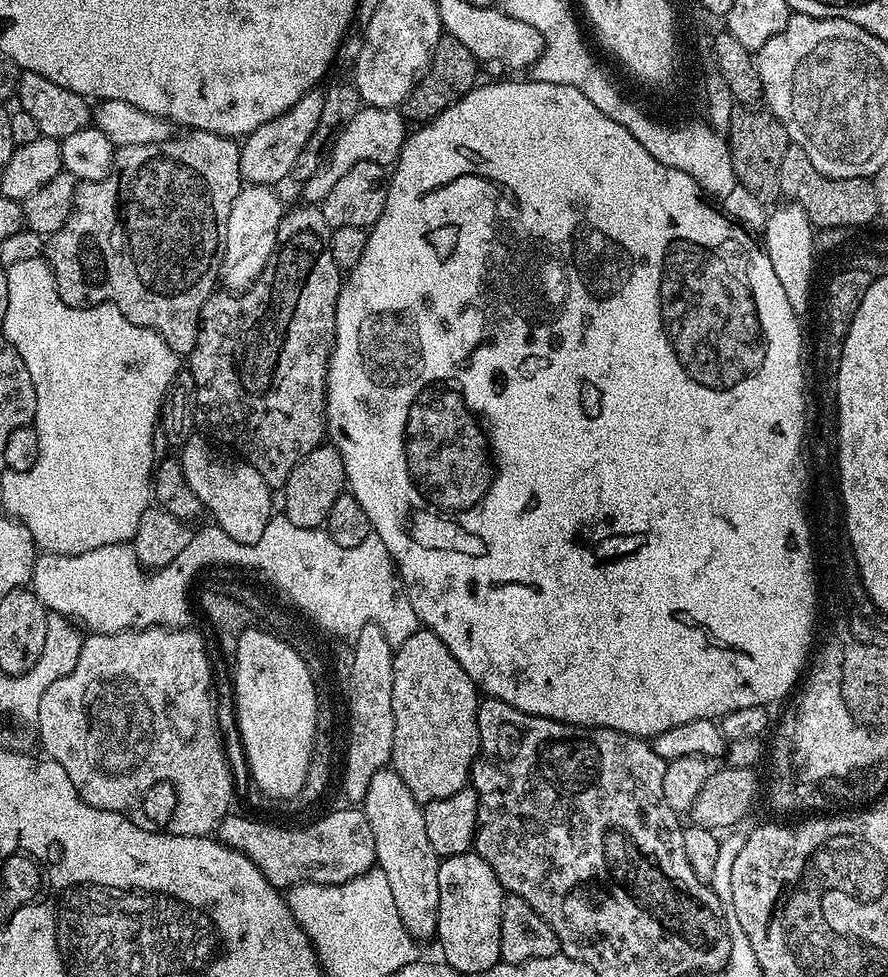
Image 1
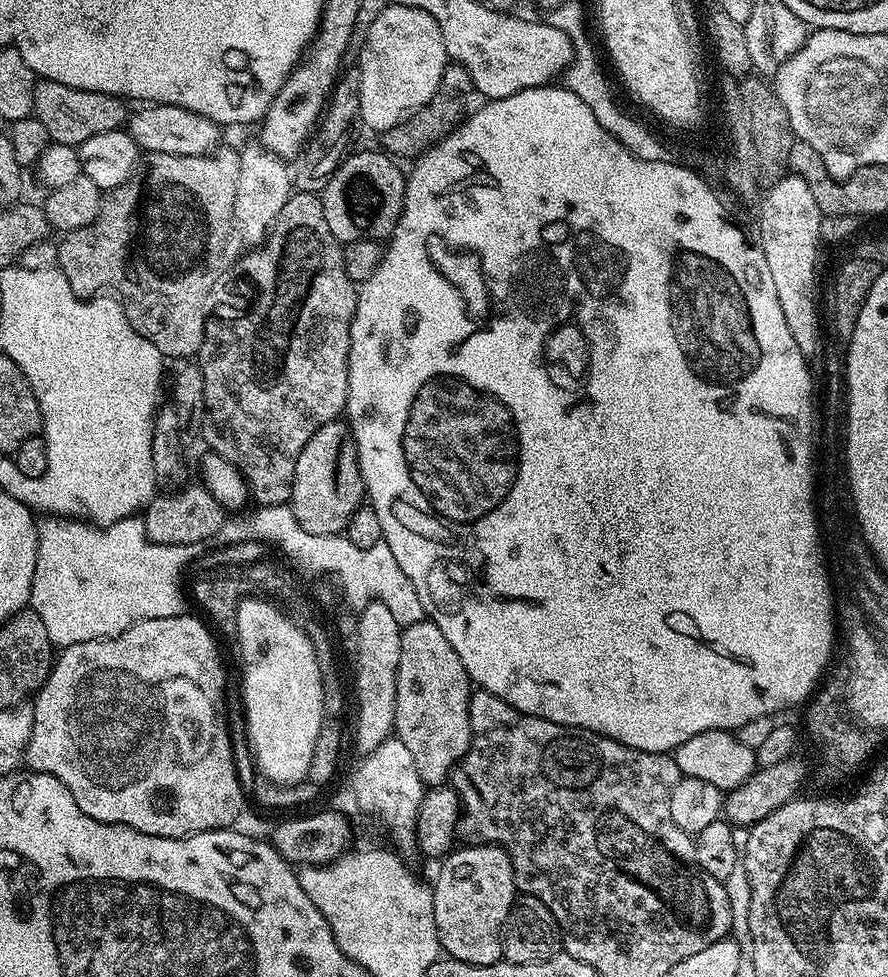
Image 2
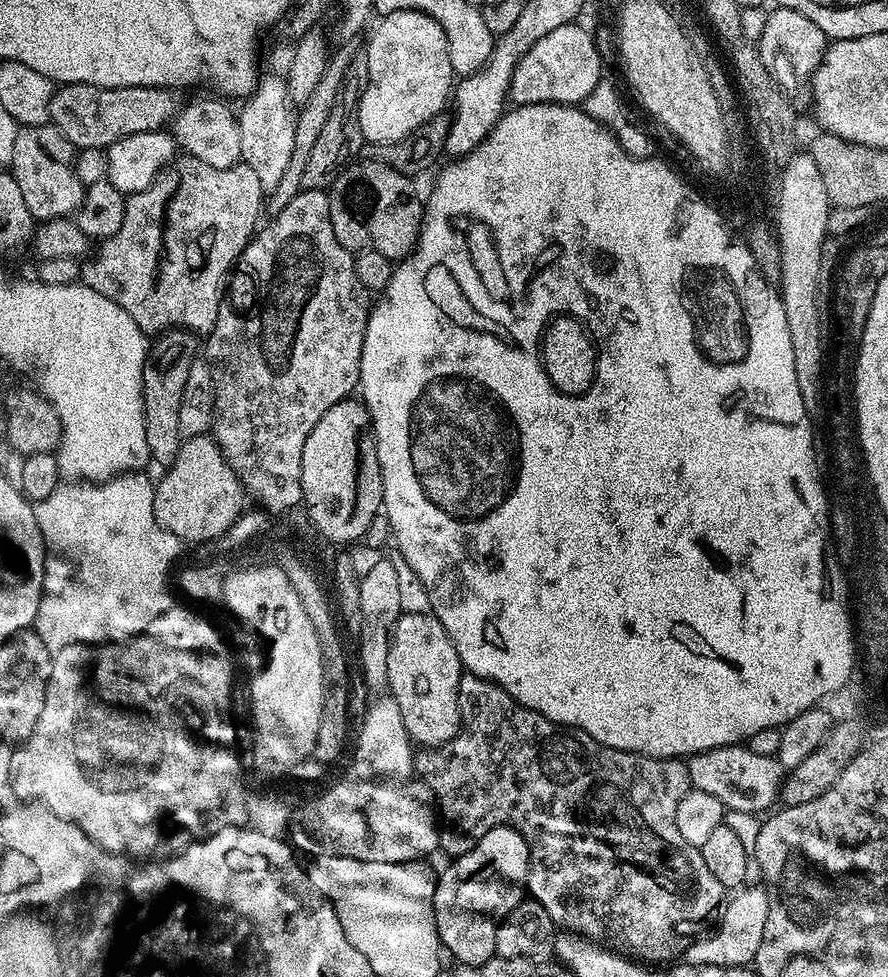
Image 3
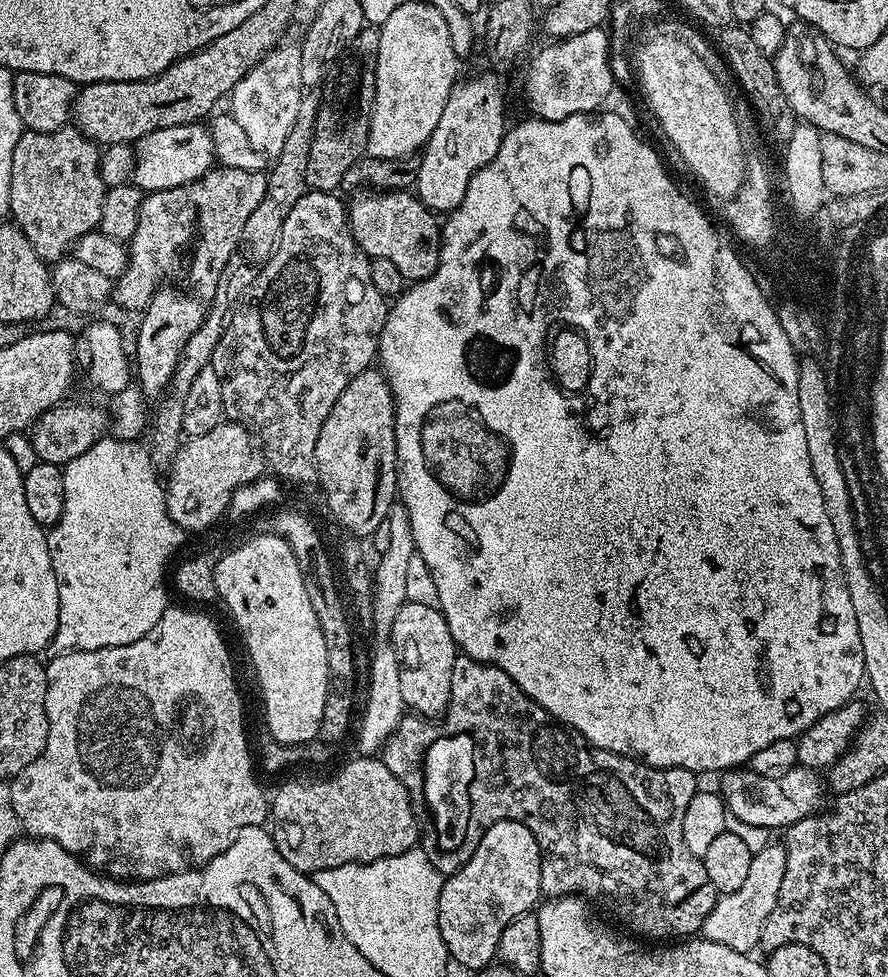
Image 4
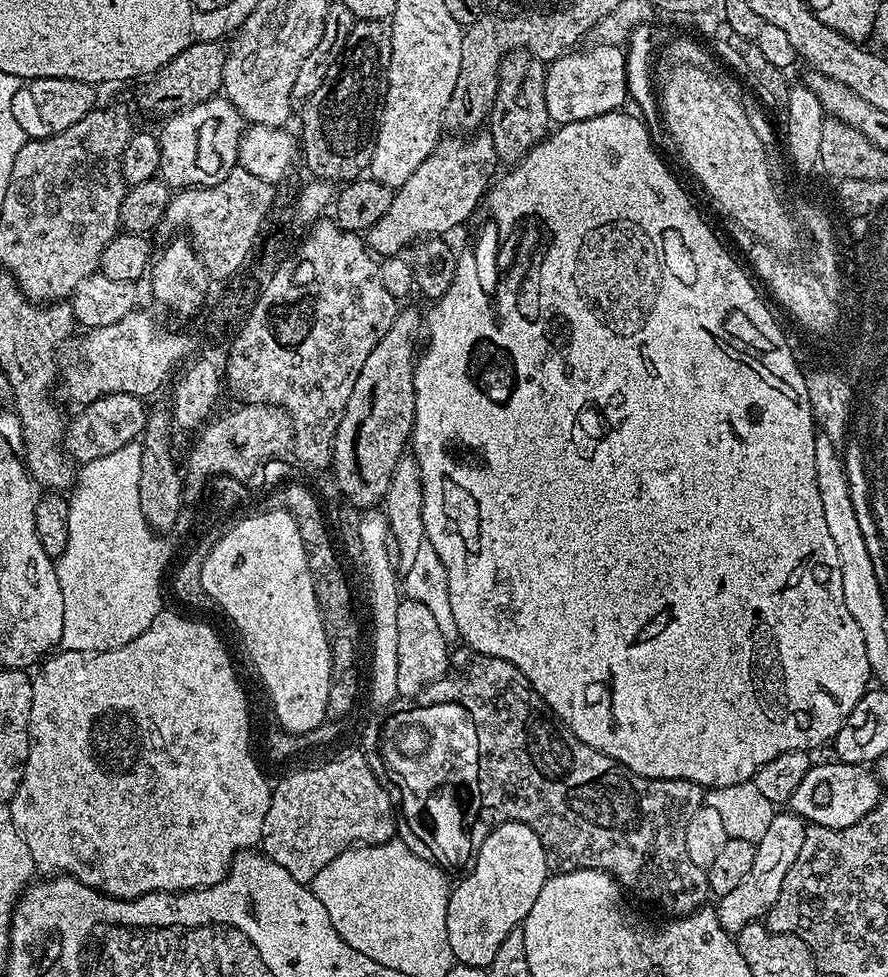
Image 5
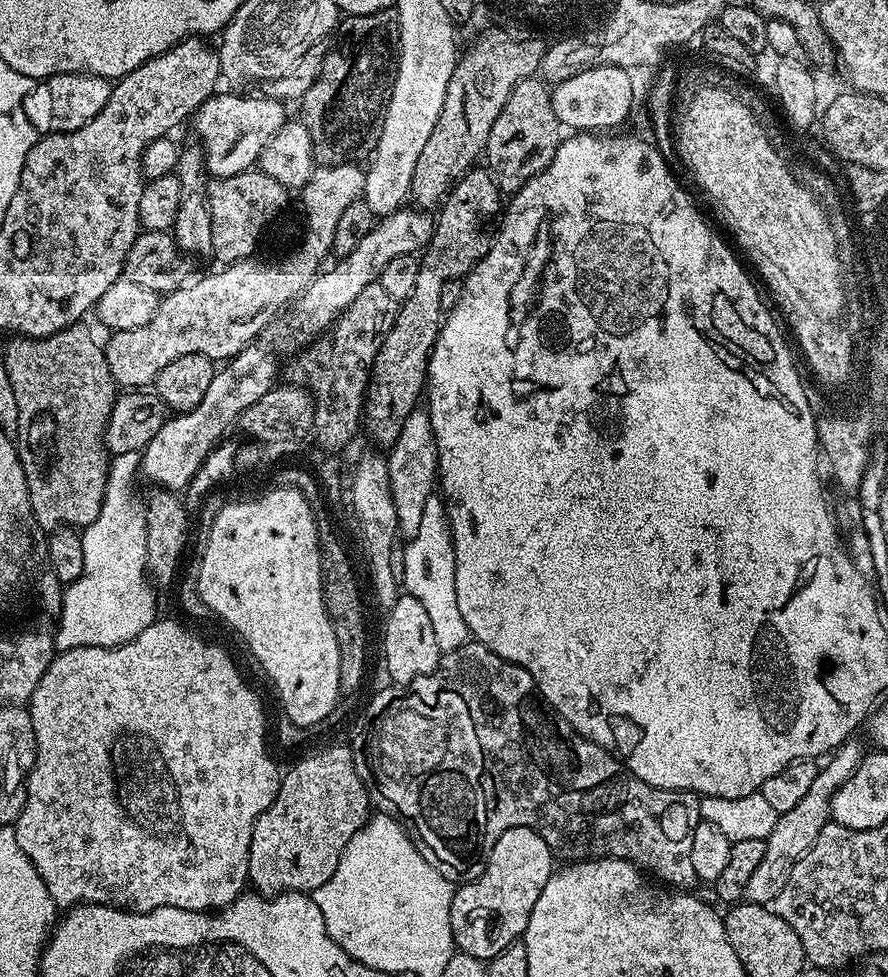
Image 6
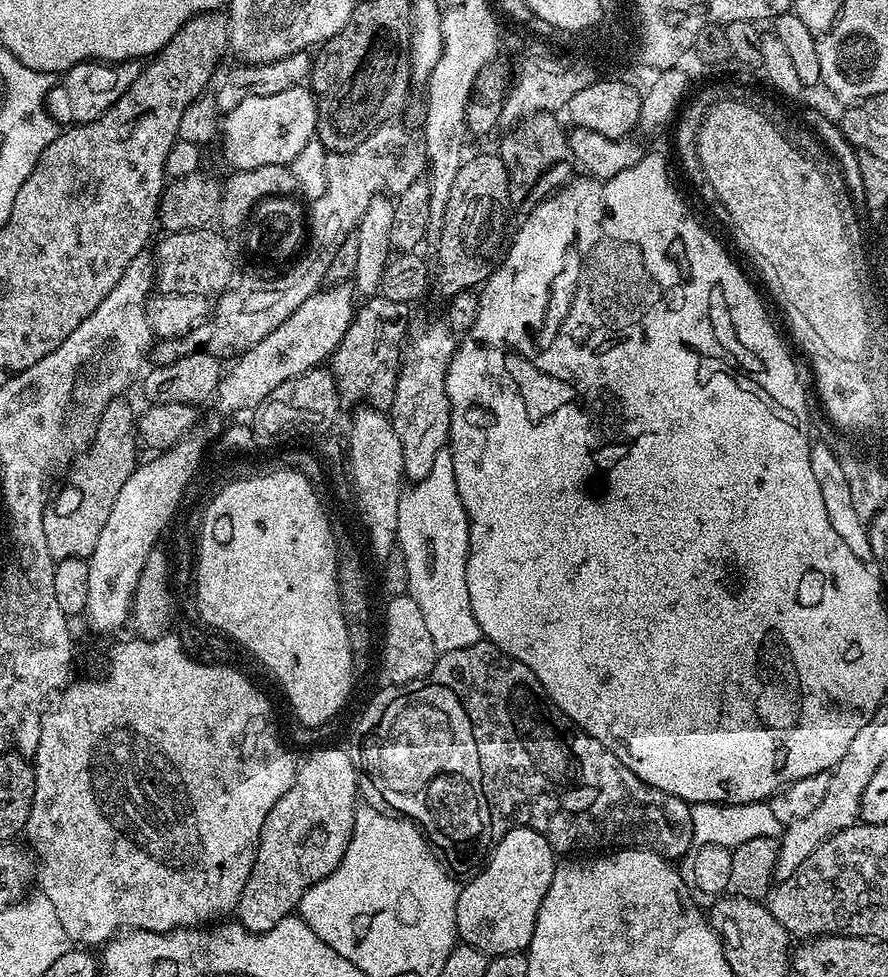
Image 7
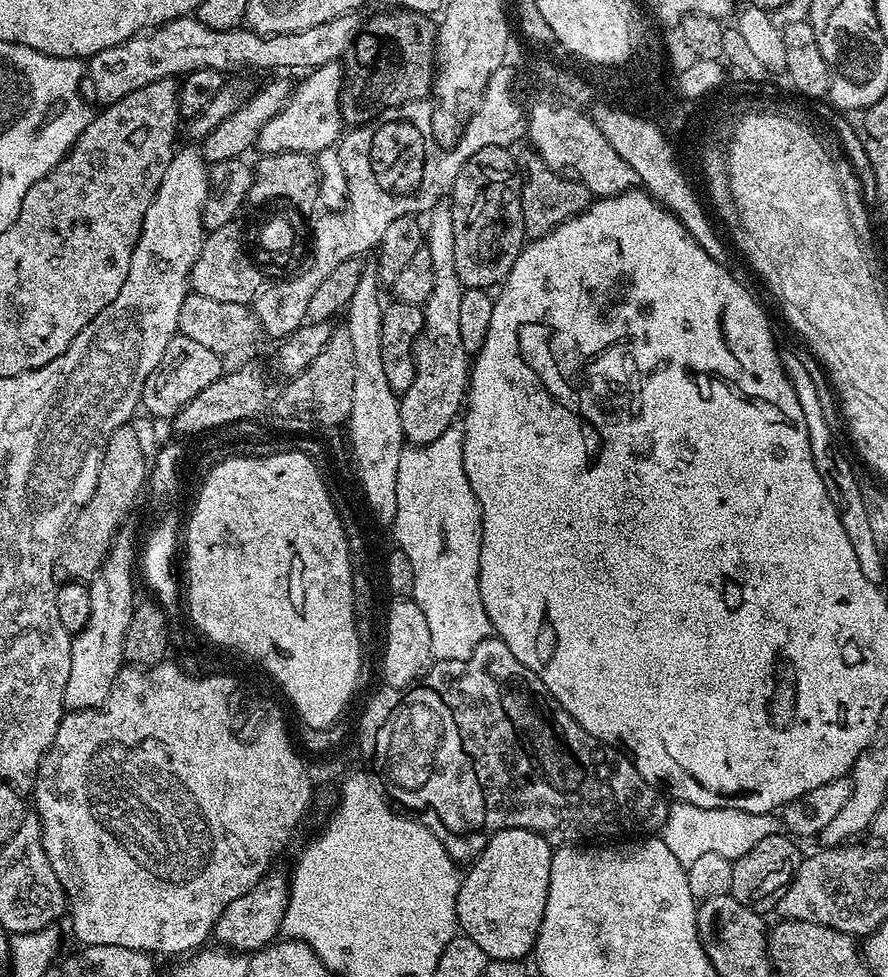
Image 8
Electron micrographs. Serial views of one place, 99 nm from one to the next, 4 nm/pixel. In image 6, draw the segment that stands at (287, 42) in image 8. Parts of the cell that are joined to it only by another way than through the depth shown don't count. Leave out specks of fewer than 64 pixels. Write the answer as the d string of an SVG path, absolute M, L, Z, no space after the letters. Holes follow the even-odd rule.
M63 72L39 81L30 94L24 99L26 118L36 127L37 133L69 132L78 130L78 126L86 126L106 102L110 102L110 94L114 87L113 81L104 76L89 76L79 72Z

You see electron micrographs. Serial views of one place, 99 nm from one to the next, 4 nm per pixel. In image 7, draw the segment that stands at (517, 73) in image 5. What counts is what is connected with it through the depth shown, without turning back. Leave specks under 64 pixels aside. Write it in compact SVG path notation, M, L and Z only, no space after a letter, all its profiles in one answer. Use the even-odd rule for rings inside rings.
M535 112L519 124L509 127L505 131L508 133L501 138L498 155L506 166L513 205L535 206L573 179L572 147L566 128L560 125L560 118L551 112Z

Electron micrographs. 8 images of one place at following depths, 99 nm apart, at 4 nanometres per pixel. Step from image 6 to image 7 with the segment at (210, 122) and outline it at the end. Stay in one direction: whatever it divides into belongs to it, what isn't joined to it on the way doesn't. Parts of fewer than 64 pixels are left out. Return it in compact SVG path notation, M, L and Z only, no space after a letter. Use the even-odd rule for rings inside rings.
M308 86L282 90L282 94L270 94L266 98L242 98L234 110L223 113L222 140L224 136L224 156L236 170L254 170L258 166L271 164L291 165L293 160L306 150L306 146L316 135L316 97Z

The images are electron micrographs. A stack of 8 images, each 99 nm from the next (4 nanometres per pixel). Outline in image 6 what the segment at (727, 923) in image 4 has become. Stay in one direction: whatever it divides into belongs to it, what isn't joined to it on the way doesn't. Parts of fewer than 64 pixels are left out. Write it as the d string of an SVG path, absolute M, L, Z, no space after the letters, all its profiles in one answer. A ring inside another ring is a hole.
M856 738L845 740L836 749L831 759L827 761L829 764L825 768L823 765L817 771L814 786L810 786L806 798L802 798L802 802L798 802L798 806L777 815L774 830L768 836L764 846L762 862L758 865L758 870L754 870L750 882L746 882L743 899L747 903L768 906L771 905L774 898L778 898L778 894L782 894L782 886L786 886L786 878L792 867L801 856L806 855L810 846L818 838L818 834L830 823L832 793L838 786L842 786L842 782L846 782L846 778L850 778L850 774L854 774L854 770L858 770L858 766L863 762L865 755L866 748L863 748L856 741Z

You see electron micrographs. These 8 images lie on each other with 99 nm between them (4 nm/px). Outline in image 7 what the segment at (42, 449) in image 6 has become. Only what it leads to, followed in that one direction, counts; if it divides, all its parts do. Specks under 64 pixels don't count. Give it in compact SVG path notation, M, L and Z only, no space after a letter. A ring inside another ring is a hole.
M117 398L110 402L110 406L106 406L96 427L96 439L88 445L87 452L71 465L72 477L69 478L68 485L57 496L55 493L51 497L48 509L44 511L42 530L46 530L46 550L50 550L53 561L75 556L87 558L91 554L98 542L98 534L102 534L102 526L106 526L106 517L110 515L114 502L118 502L118 494L122 491L126 478L130 478L130 474L138 467L138 459L136 460L138 416L135 411L132 413L132 408L126 401L127 399Z

